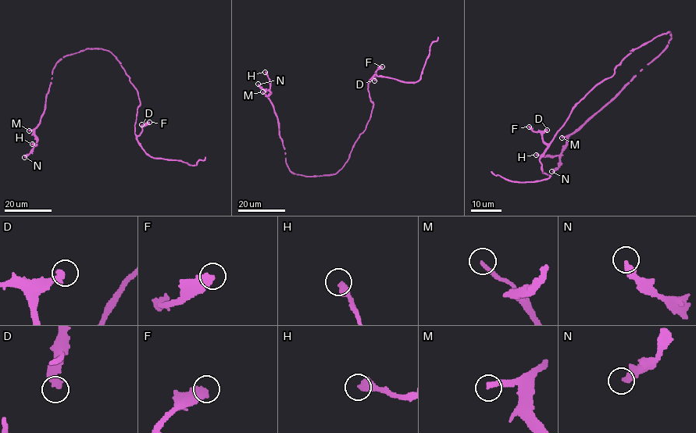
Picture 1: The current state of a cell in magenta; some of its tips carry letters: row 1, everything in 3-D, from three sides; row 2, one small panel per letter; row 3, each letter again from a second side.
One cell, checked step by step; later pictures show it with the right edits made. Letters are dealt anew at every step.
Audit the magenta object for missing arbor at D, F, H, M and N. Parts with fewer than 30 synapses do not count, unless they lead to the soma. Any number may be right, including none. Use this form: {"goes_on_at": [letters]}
{"goes_on_at": ["D", "F", "M"]}

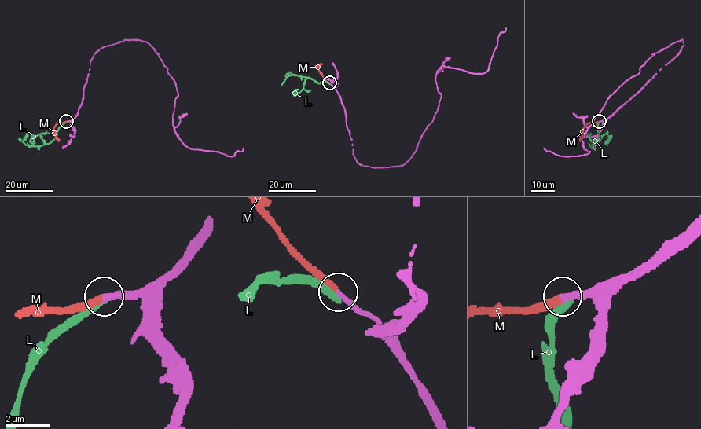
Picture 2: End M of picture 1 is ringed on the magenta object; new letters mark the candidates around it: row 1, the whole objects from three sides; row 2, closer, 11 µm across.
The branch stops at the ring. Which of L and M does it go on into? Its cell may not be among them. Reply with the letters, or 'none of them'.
M

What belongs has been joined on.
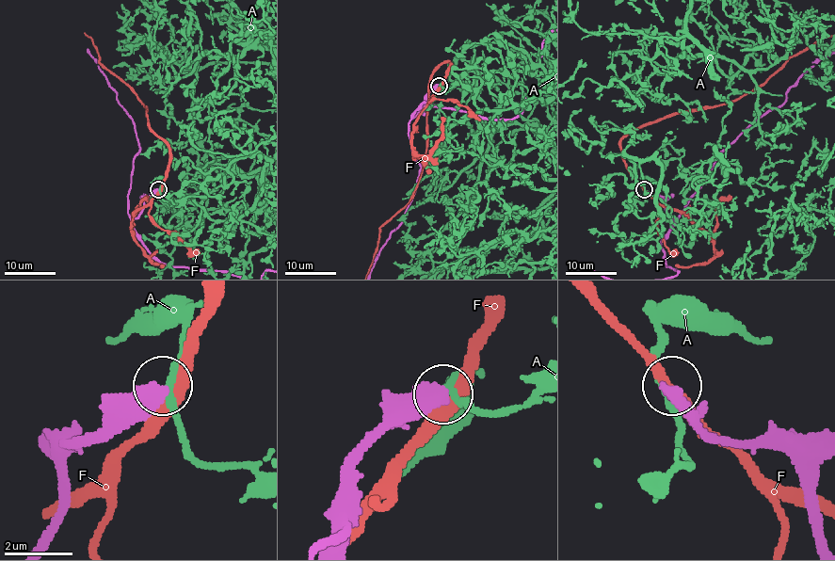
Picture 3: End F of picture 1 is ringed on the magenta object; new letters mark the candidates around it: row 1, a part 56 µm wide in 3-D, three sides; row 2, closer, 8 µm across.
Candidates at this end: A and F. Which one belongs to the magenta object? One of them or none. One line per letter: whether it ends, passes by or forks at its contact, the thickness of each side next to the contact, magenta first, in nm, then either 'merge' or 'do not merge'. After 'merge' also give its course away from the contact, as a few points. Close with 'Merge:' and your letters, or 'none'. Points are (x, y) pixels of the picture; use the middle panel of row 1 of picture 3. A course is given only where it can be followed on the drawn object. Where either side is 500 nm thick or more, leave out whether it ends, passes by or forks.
A: it passes by; calibres 480 and 190 nm; do not merge
F: calibres 650 and 400 nm; do not merge
Merge: none

